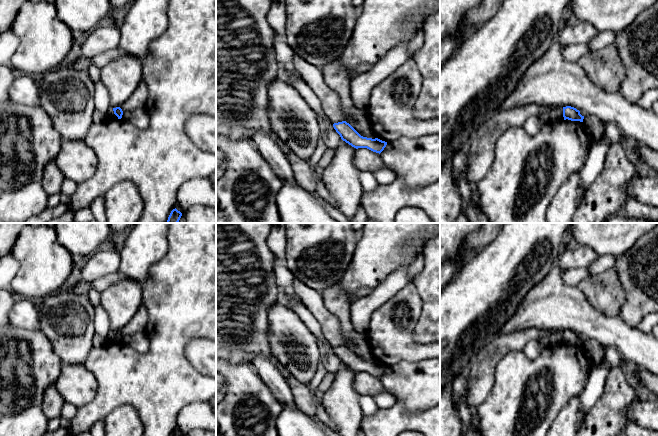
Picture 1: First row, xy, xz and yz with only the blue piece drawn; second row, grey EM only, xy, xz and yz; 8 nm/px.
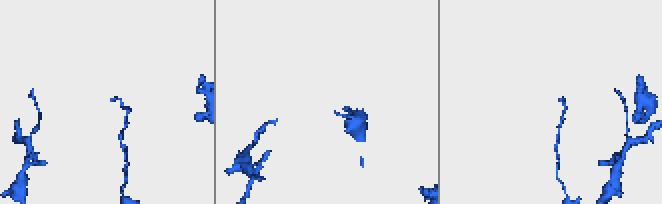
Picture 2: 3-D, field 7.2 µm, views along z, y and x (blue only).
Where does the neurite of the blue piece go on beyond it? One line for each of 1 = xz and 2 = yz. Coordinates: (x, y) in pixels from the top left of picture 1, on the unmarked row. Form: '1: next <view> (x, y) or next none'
1: next none
2: next none

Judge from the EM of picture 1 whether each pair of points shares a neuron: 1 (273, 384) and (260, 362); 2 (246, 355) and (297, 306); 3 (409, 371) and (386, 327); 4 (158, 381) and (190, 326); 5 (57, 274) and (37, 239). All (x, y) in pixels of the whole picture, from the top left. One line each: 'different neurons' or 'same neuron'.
1: same neuron
2: different neurons
3: different neurons
4: same neuron
5: same neuron

